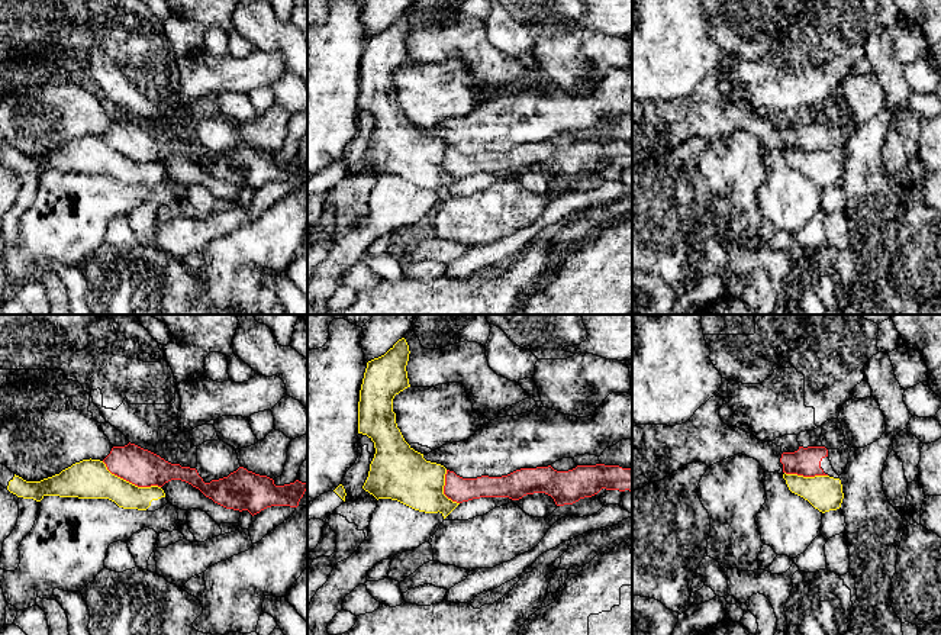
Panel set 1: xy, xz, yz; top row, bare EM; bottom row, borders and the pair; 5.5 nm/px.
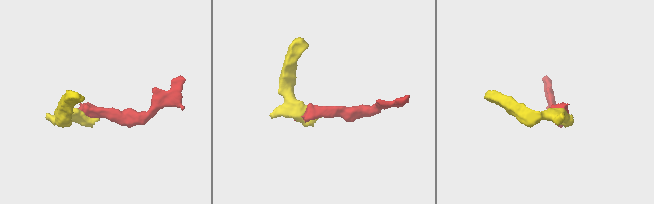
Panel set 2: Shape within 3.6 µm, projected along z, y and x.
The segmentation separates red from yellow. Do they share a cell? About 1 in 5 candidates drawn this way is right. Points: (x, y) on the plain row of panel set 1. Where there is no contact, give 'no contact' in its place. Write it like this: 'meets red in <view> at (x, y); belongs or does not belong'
meets red in xy at (131, 157); does not belong

